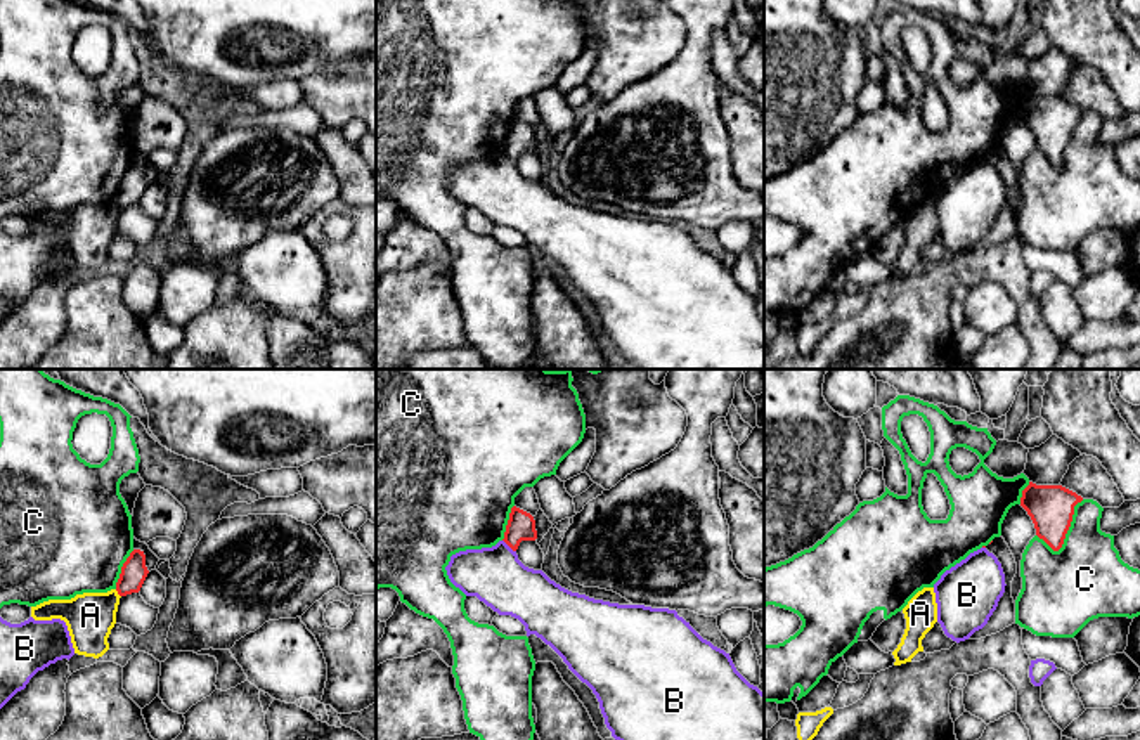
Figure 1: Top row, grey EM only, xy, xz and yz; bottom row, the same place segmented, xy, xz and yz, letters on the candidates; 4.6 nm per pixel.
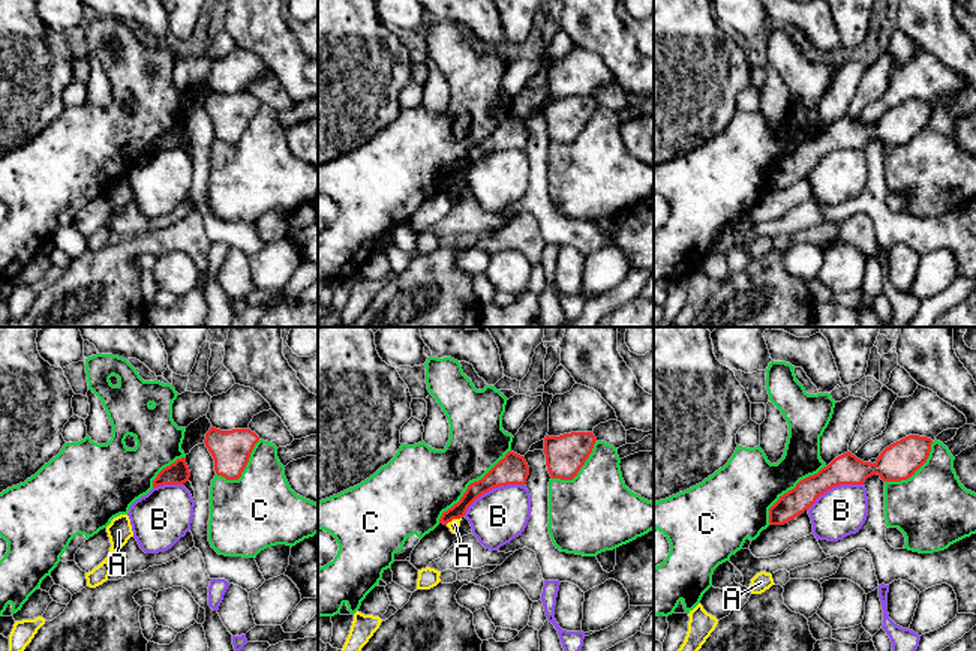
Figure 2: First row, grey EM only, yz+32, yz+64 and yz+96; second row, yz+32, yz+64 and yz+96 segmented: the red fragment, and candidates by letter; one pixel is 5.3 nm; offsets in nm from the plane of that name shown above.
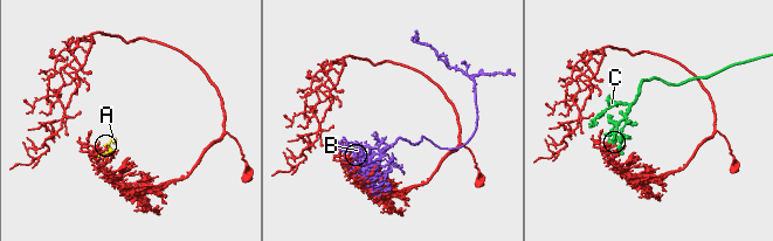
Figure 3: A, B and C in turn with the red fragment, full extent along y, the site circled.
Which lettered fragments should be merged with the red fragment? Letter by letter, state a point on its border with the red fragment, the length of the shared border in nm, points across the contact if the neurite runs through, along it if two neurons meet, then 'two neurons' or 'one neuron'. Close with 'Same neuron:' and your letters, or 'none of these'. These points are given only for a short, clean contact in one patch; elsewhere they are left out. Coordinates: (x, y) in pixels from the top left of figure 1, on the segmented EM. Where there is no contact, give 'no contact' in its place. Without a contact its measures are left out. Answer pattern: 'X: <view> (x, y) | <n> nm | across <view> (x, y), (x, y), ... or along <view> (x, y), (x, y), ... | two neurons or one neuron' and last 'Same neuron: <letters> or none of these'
A: xy (118, 593) | 50 nm | two neurons
B: xz (510, 546) | 90 nm | two neurons
C: yz (1069, 525) | 280 nm | two neurons
Same neuron: none of these

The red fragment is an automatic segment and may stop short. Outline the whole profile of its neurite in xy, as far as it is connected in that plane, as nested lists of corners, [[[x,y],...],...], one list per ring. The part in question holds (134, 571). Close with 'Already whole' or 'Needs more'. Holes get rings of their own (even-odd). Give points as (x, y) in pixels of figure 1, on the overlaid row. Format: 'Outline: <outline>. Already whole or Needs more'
Outline: [[[133,549],[121,567],[116,591],[120,596],[139,593],[149,570],[146,567],[146,555],[140,549]]]. Already whole

